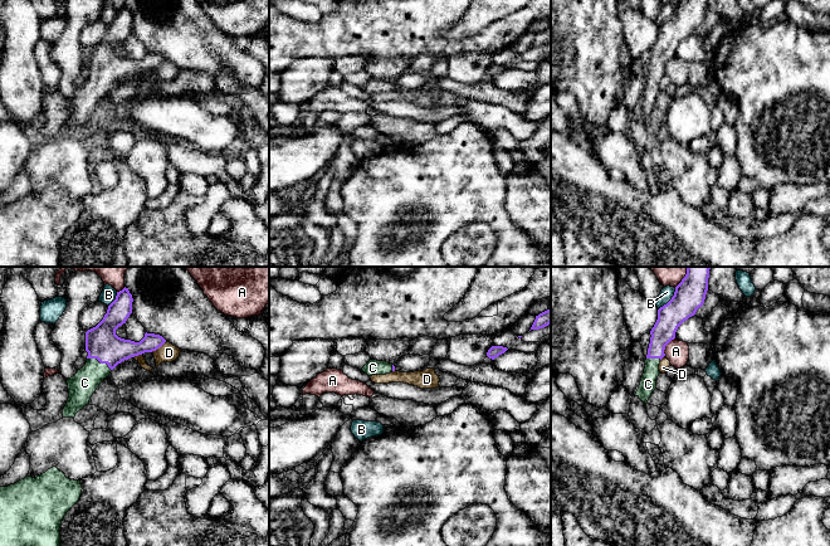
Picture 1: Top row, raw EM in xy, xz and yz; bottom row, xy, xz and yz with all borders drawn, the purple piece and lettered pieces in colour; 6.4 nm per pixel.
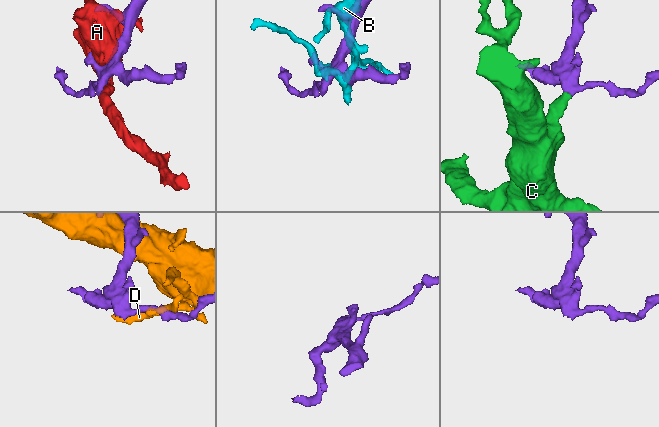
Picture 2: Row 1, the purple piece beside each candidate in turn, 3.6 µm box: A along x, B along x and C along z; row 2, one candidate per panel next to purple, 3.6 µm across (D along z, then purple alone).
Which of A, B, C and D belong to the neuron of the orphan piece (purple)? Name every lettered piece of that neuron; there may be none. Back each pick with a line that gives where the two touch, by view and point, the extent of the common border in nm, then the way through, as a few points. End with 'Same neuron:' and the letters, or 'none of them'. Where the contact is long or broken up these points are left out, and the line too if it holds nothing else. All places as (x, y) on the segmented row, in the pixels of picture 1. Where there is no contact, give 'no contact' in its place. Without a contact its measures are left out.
C: meets purple in xy at (99, 361); contact 180 nm long; runs through xy (102, 342), (99, 361), (97, 369), (84, 383)
Same neuron: C

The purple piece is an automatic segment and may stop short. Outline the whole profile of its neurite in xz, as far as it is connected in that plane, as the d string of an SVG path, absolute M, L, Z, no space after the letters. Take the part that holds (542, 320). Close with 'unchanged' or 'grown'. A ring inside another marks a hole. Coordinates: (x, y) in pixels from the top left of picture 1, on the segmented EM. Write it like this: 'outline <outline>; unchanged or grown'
outline M547 309L538 316L536 316L536 320L531 327L531 330L540 330L551 323L551 309Z; unchanged

